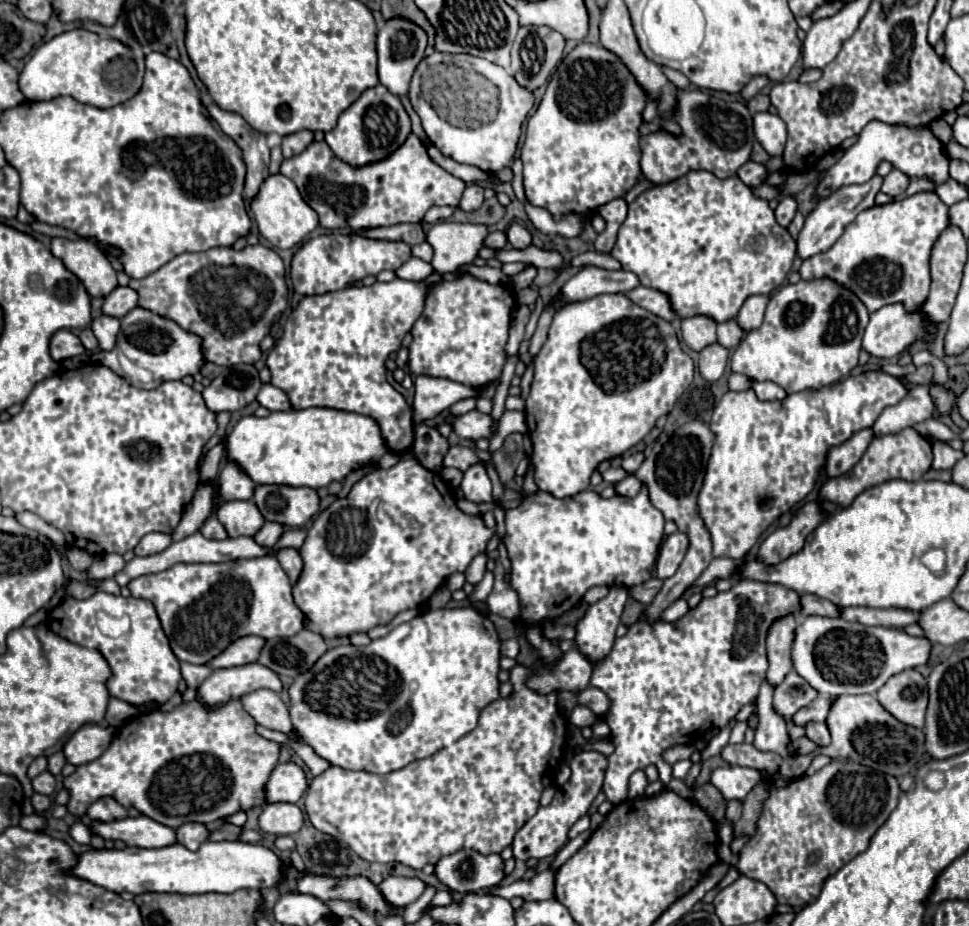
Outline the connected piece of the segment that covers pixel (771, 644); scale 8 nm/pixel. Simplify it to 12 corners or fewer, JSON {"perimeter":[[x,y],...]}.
{"perimeter":[[782,616],[766,634],[766,678],[778,686],[792,670],[790,644],[796,618]]}

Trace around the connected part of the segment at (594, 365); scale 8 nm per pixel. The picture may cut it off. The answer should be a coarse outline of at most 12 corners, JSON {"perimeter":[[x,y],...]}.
{"perimeter":[[624,294],[564,304],[526,424],[558,498],[636,446],[694,362]]}

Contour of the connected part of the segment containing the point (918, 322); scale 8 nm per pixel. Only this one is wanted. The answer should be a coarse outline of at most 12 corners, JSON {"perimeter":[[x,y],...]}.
{"perimeter":[[902,304],[870,314],[862,350],[896,358],[936,326],[924,328],[922,310]]}

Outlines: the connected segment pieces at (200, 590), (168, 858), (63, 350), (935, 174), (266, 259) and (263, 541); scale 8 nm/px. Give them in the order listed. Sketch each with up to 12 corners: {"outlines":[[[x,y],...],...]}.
{"outlines":[[[274,554],[128,584],[178,660],[302,630]],[[262,844],[88,850],[112,892],[236,892],[280,882]],[[58,330],[50,340],[50,356],[60,362],[84,354],[70,330]],[[870,122],[816,182],[816,198],[864,184],[882,160],[944,184],[928,128]],[[262,244],[186,252],[128,286],[200,336],[204,360],[256,362],[288,306]],[[266,522],[254,540],[262,548],[272,548],[282,536],[280,524]]]}

